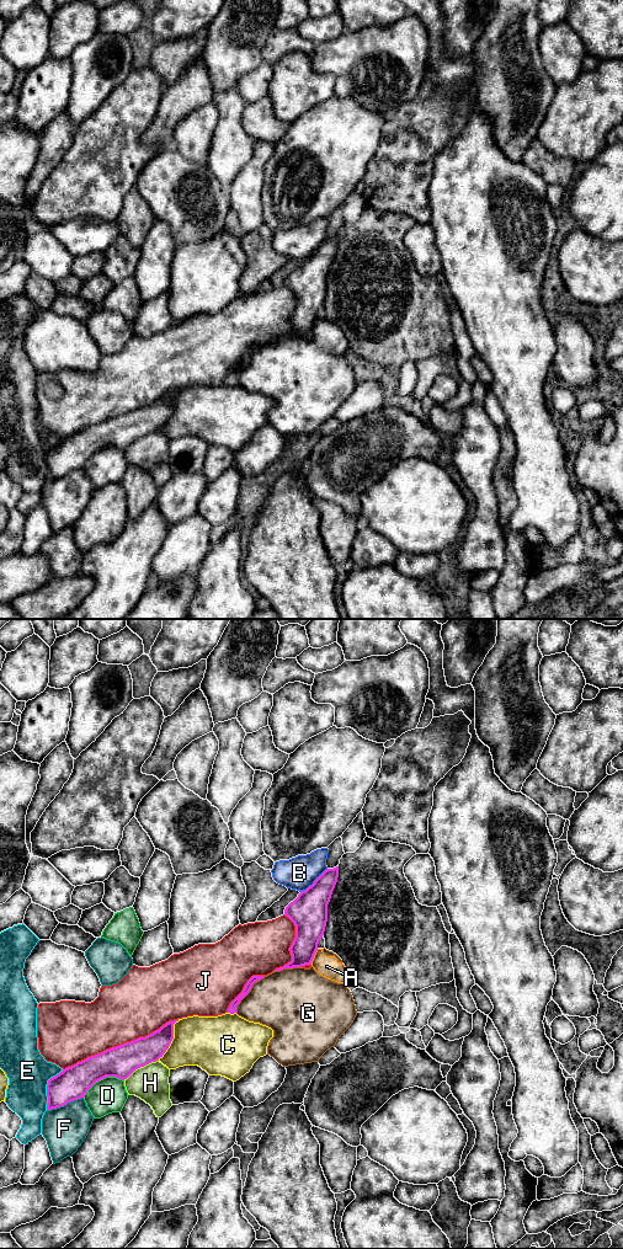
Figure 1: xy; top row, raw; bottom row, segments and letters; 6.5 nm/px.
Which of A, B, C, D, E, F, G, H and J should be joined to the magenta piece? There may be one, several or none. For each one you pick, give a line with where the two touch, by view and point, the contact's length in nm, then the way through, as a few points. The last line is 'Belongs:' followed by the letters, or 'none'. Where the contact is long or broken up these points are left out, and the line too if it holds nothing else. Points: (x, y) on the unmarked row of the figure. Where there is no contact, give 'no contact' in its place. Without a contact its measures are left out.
J: meets magenta in xy at (120, 415); contact 800 nm long
Belongs: J

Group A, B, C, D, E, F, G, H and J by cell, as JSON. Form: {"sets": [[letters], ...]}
{"sets": [["A", "G"], ["B"], ["C"], ["D"], ["E"], ["F"], ["H"], ["J"]]}

